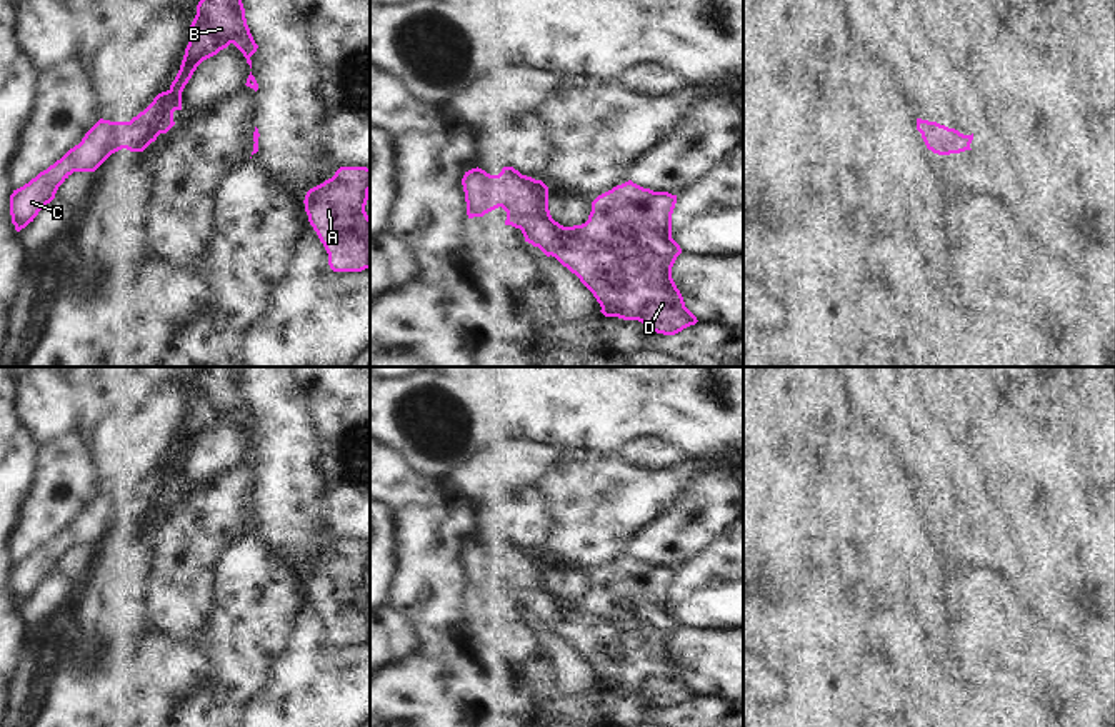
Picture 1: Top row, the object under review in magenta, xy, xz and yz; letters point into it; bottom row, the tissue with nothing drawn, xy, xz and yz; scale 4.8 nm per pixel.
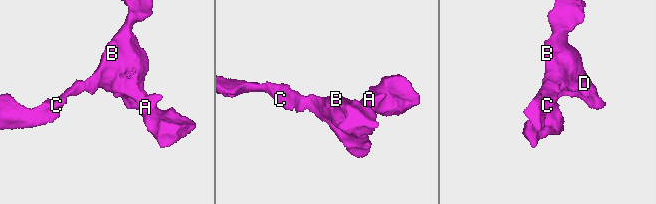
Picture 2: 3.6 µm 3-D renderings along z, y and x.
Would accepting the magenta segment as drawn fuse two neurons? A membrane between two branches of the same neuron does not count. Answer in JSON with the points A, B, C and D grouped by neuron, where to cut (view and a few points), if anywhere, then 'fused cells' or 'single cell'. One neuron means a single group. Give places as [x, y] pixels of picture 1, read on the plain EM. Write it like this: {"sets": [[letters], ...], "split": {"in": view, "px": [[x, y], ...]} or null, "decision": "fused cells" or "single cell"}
{"sets": [["A", "B", "C", "D"]], "split": null, "decision": "single cell"}

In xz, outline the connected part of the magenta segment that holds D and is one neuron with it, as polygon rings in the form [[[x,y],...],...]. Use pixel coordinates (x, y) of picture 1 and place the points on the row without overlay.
[[[503,540],[498,549],[472,542],[465,545],[462,559],[468,592],[483,590],[502,580],[507,585],[505,599],[520,602],[525,615],[538,620],[547,630],[555,630],[575,647],[593,667],[605,690],[638,694],[663,709],[675,709],[698,695],[685,680],[672,652],[672,640],[682,627],[672,612],[677,569],[653,565],[628,554],[598,569],[585,597],[563,600],[550,589],[548,560],[513,540]]]

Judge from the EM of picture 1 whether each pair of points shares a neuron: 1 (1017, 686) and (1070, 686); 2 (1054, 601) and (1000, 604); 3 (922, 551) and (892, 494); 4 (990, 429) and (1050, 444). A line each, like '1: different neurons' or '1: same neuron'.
1: same neuron
2: different neurons
3: same neuron
4: different neurons

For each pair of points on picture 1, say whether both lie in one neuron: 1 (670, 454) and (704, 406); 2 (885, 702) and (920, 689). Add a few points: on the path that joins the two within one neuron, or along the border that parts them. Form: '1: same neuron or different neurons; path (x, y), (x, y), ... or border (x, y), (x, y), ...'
1: different neurons; border (639, 437), (669, 439), (689, 457)
2: different neurons; border (880, 662), (889, 669), (900, 689), (902, 709)

